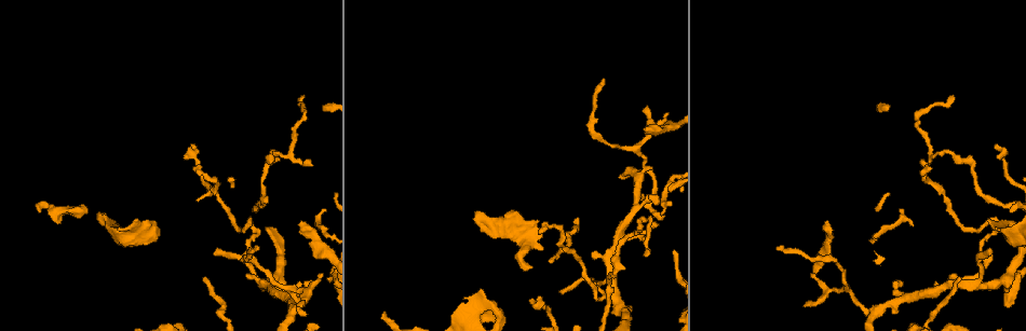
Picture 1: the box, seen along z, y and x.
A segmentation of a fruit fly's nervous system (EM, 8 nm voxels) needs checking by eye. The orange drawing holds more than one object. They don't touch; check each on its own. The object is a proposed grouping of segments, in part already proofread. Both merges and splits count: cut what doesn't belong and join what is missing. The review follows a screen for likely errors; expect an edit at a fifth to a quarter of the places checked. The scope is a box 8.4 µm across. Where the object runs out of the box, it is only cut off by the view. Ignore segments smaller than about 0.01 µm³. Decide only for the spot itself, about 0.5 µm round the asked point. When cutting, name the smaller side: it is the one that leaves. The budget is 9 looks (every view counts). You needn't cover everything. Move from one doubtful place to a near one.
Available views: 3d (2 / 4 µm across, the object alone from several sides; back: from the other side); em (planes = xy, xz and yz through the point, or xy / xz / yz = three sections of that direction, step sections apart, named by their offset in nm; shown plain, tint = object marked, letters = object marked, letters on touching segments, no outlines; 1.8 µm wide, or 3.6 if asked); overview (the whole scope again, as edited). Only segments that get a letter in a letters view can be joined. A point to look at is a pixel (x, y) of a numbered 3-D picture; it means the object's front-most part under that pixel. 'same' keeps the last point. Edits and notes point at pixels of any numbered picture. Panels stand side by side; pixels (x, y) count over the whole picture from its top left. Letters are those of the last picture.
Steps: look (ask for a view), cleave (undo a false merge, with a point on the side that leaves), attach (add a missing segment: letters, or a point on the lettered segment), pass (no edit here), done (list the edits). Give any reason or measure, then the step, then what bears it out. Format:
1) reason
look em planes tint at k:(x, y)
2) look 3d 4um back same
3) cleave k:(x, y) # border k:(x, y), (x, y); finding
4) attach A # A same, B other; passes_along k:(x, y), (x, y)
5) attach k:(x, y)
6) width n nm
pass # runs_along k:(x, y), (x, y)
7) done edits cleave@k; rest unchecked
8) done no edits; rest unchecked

branch stops here
look em planes letters at 1:(988, 223)

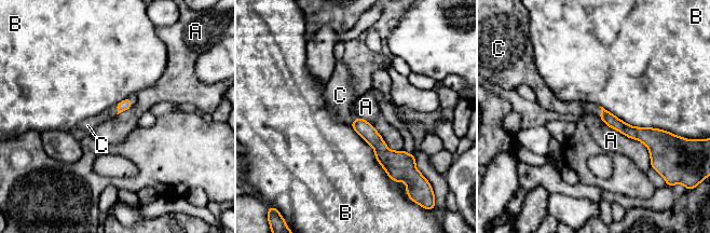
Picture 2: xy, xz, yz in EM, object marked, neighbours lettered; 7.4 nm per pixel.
attach 2:(575, 108) # A other, B other, C same; passes_along 2:(608, 118), (601, 112), (575, 108); the neuron continues

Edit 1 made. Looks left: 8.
look overview

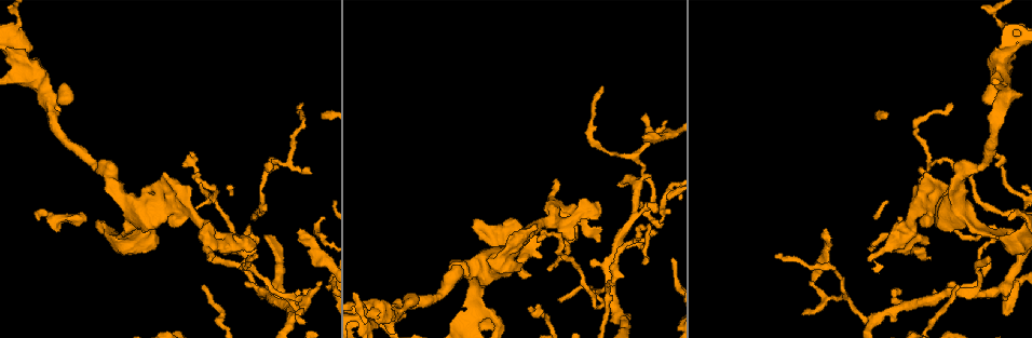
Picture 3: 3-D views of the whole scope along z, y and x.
arms part here
look em planes letters at 3:(612, 290)

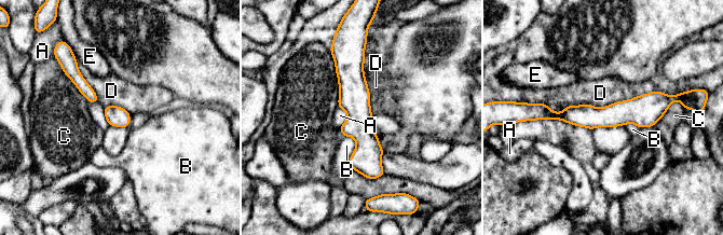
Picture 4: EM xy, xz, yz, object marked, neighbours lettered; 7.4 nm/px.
width 150 nm
pass # A other, B other, C other, D other, E other; runs_along 4:(666, 100), (613, 115), (539, 111); continuous, no second neuron

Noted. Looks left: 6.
thin end
look 3d 4um at 3:(37, 218)

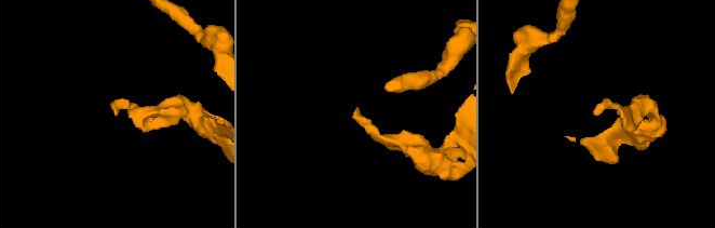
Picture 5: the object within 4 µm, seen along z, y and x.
shape alone is not enough
look em planes letters at 5:(356, 107)

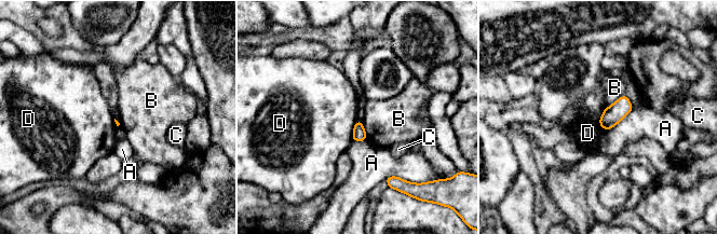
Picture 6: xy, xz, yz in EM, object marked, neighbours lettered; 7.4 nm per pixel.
pass # A other, B other, C other, D other; none of them fits

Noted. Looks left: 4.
calibre changes
look 3d 2um at 3:(1001, 66)

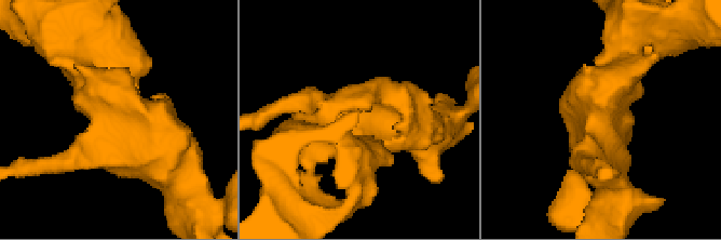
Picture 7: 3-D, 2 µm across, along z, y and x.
now the EM
look em xy step 16 tint at 7:(112, 113)

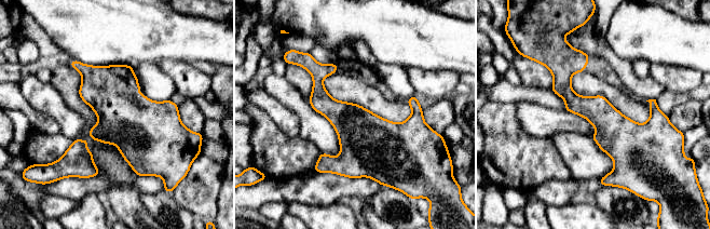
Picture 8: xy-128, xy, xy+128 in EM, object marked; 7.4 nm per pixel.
look em planes letters same

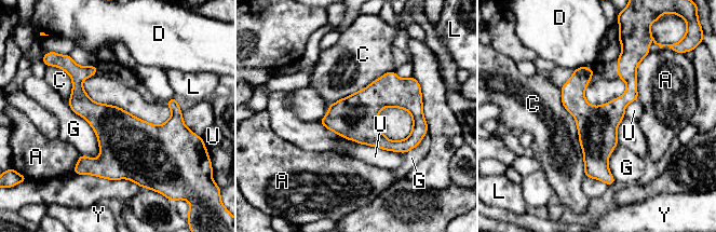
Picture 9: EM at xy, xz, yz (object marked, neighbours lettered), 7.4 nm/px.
longest_contact C 700 nm
pass # A other, C other, D other, G other, L other, U other, Y other; border 9:(559, 87), (576, 123), (585, 176); one neuron here

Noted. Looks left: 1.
done edits attach@2; rest unchecked

